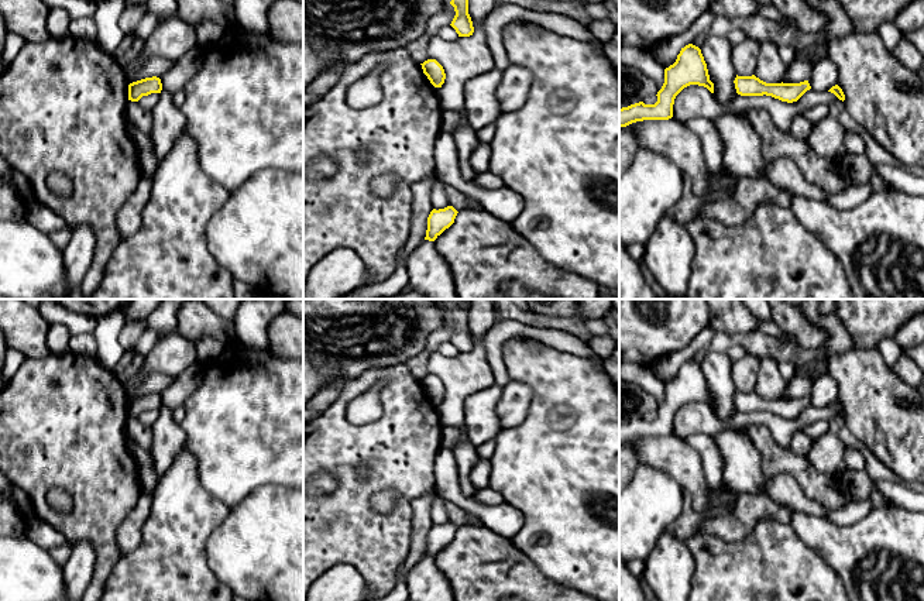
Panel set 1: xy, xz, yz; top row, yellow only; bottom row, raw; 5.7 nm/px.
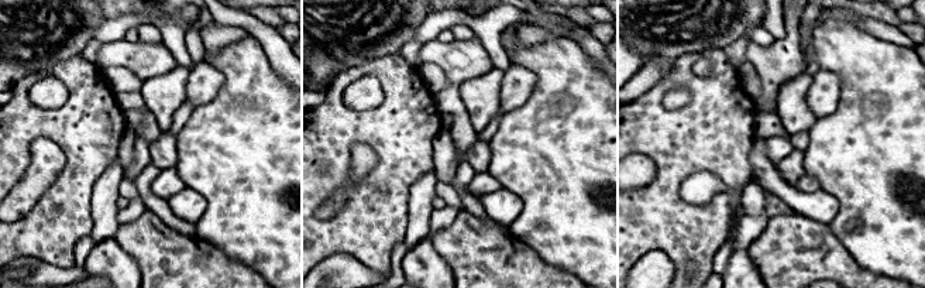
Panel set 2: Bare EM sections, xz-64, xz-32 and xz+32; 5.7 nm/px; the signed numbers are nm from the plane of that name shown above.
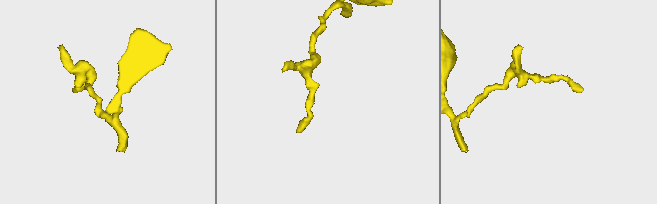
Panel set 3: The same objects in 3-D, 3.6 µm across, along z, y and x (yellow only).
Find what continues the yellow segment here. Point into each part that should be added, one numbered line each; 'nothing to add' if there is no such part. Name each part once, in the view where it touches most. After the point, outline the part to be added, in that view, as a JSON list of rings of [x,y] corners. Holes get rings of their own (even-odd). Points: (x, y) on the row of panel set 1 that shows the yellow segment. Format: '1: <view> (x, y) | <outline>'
nothing to add

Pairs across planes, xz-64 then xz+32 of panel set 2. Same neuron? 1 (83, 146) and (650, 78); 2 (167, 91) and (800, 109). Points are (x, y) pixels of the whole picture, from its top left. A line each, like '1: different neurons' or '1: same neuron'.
1: different neurons
2: same neuron

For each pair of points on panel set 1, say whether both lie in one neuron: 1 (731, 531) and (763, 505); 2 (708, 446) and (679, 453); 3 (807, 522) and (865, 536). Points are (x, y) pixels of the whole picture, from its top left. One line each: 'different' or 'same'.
1: same
2: different
3: same

